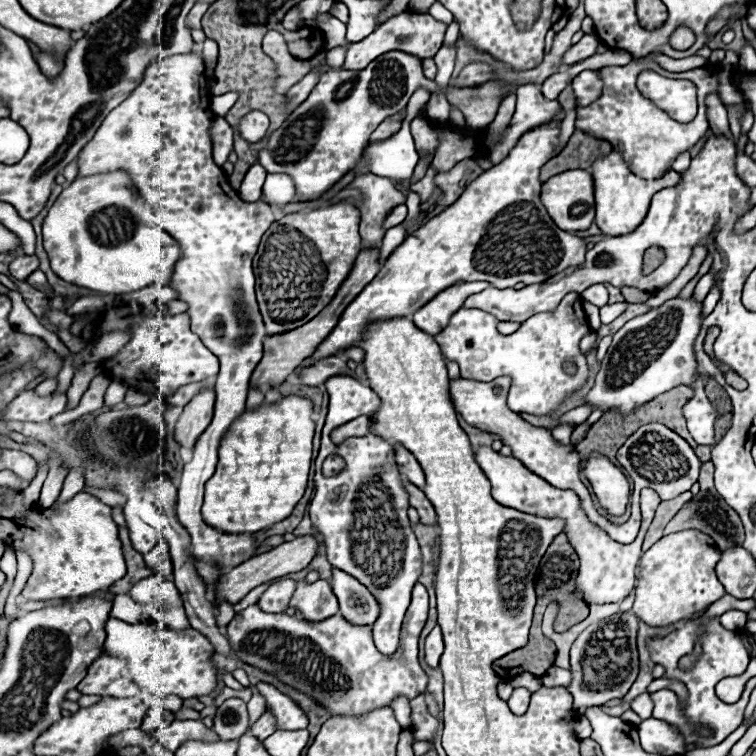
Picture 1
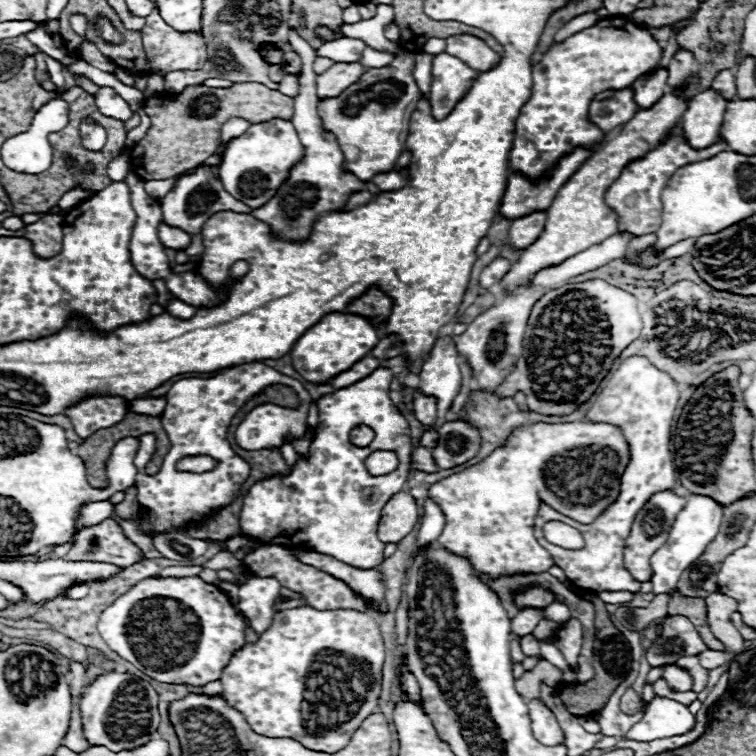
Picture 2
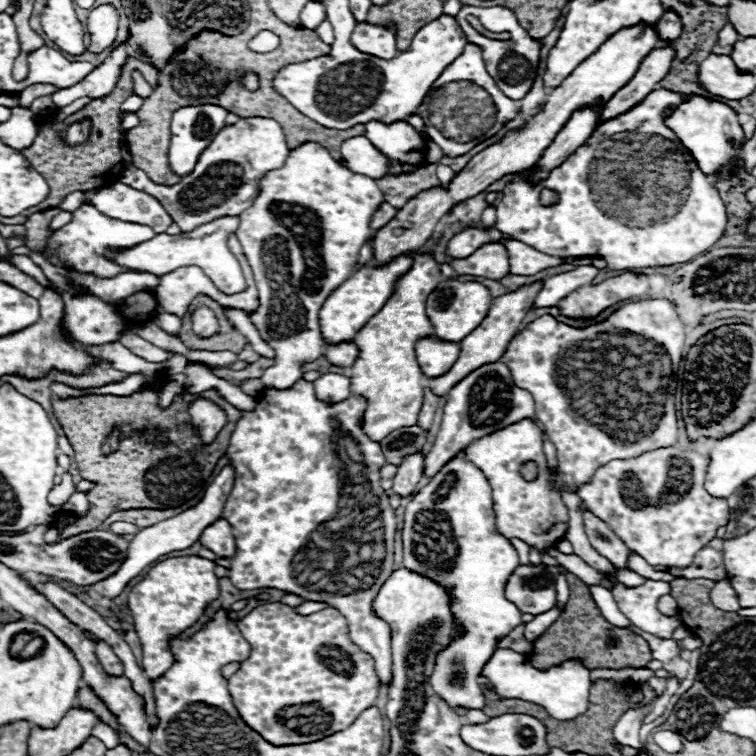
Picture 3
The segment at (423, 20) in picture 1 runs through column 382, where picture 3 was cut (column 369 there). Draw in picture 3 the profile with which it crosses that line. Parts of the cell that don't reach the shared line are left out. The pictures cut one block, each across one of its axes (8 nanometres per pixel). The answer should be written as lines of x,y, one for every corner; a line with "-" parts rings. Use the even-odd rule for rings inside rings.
360,22
360,24
356,24
350,40
360,52
366,52
366,54
372,54
372,56
380,56
384,60
394,58
398,54
396,28
394,26
384,28
384,26

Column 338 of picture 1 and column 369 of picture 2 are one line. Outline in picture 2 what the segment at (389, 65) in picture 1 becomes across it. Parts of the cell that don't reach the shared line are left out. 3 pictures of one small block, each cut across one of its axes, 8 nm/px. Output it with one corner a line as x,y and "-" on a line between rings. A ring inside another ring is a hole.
398,52
388,66
370,68
340,96
318,100
318,114
324,128
338,138
340,150
346,158
344,166
364,182
368,182
374,174
392,168
406,146
410,116
422,96
414,82
412,70
414,54

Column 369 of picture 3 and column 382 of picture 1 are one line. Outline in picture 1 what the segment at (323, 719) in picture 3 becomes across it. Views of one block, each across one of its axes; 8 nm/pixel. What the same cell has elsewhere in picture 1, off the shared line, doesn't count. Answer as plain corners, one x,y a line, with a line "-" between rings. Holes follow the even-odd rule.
416,584
416,590
412,592
412,602
406,610
404,622
402,622
402,636
400,636
400,648
392,656
384,656
374,648
372,642
372,626
356,626
350,624
344,616
336,614
320,622
308,622
300,616
288,616
288,614
268,614
258,604
240,610
234,620
226,626
226,634
230,640
230,646
236,656
254,668
260,668
264,672
274,674
280,682
296,688
298,692
310,696
318,706
326,708
332,716
362,716
376,708
386,708
392,704
394,698
406,696
408,700
416,698
418,694
426,692
428,676
422,670
418,662
418,638
428,618
428,592
422,584

